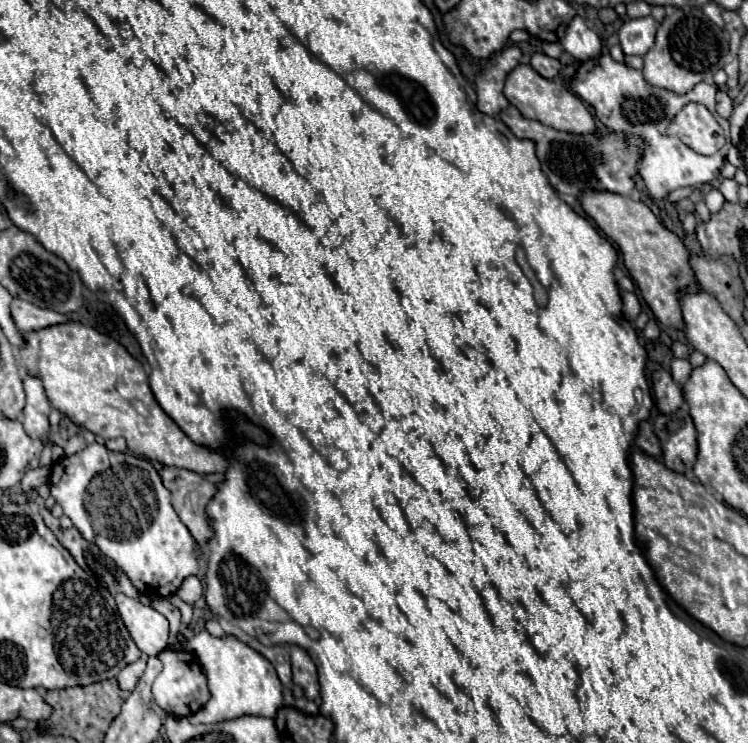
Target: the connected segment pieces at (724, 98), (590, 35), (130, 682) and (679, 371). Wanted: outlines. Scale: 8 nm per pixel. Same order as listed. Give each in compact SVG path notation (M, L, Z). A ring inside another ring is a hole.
M718 91L718 95L716 95L716 111L718 111L718 115L722 115L722 117L730 117L730 113L732 113L732 99L726 95L726 91Z
M574 17L572 23L568 25L566 37L562 39L562 47L578 61L584 59L594 59L602 51L602 41L600 37L586 27L582 17Z
M142 655L136 663L130 663L128 667L124 667L124 669L120 671L120 675L116 675L120 689L132 691L132 689L136 687L136 683L140 681L140 677L142 677L142 673L144 673L144 669L146 669L146 659L148 659L148 657Z
M672 359L672 377L678 385L684 385L692 373L692 365L686 359Z

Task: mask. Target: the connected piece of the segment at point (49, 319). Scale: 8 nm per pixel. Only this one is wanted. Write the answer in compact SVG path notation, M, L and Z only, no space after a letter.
M12 299L12 321L16 323L18 331L36 331L36 329L44 329L56 323L64 323L68 321L66 315L60 315L56 311L48 311L48 309L40 309L34 303L28 303L24 299Z

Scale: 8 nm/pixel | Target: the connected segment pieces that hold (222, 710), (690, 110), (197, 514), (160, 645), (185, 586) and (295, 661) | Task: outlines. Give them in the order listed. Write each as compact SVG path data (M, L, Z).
M196 633L186 641L186 649L196 655L210 689L210 699L200 711L188 717L190 723L220 723L228 719L238 719L240 715L262 715L274 717L282 707L282 683L276 669L258 651L238 641L236 637L212 637L210 633Z
M688 103L668 125L668 135L692 143L696 153L714 155L724 145L724 133L712 113L700 103Z
M162 467L164 485L172 493L172 505L180 521L190 529L200 547L206 547L212 529L206 523L206 505L216 493L216 485L194 471L180 471L180 467Z
M124 593L114 599L130 637L142 653L152 657L168 647L168 619L164 615Z
M190 575L188 579L184 579L184 583L180 585L180 591L176 591L176 595L184 602L193 605L199 598L203 596L204 588L202 583L198 581L198 577Z
M296 645L290 647L290 659L292 659L292 681L304 689L306 699L316 701L320 697L316 665L308 657L308 653Z

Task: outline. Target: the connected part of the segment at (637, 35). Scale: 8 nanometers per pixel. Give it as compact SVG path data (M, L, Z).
M640 17L640 19L626 21L618 35L620 35L620 45L626 55L644 57L648 49L654 45L656 21L652 17Z

